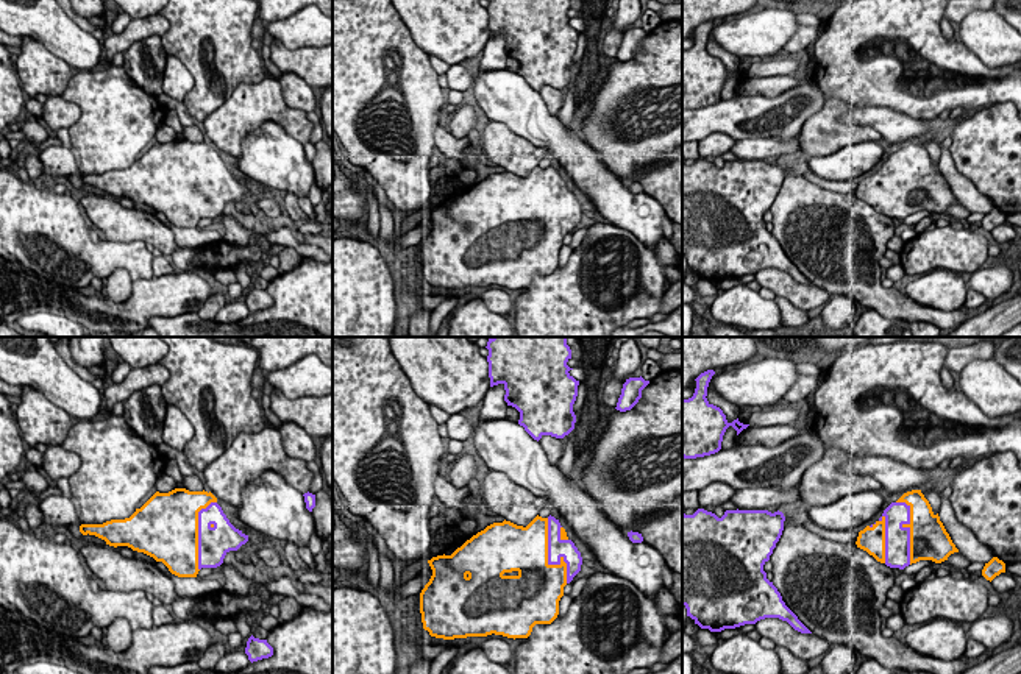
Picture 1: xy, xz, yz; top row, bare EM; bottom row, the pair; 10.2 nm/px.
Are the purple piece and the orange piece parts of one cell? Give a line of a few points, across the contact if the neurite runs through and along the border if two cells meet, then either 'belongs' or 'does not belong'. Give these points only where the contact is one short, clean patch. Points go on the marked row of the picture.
does not belong

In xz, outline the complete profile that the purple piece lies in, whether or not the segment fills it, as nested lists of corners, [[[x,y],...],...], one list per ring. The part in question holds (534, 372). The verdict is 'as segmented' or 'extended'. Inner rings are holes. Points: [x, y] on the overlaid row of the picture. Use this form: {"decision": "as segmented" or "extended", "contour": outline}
{"decision": "as segmented", "contour": [[[492,337],[487,342],[490,387],[503,384],[507,406],[520,412],[518,424],[534,438],[543,435],[564,438],[575,429],[573,404],[578,396],[576,381],[567,365],[571,349],[567,337]]]}

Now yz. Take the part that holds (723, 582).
{"decision": "as segmented", "contour": [[[704,509],[693,515],[682,515],[682,605],[695,624],[710,632],[735,629],[745,624],[756,624],[765,618],[787,621],[801,633],[812,633],[798,616],[785,605],[777,588],[767,579],[763,565],[770,560],[776,543],[784,530],[785,516],[782,512],[768,510],[726,510],[721,518]]]}

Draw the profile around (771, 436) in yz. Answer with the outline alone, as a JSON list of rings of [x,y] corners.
[[[777,424],[777,426],[767,426],[767,427],[751,427],[748,426],[738,434],[738,443],[752,446],[752,445],[763,445],[768,448],[774,448],[782,442],[798,435],[801,431],[799,426],[790,424]]]

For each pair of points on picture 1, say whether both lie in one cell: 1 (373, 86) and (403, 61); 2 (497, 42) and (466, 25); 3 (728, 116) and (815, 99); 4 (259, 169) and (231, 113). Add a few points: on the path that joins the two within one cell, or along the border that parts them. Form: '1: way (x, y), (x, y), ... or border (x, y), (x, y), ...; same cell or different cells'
1: way (381, 83), (395, 69); same cell
2: border (489, 36), (481, 50); different cells
3: way (750, 116), (782, 116), (793, 106); same cell
4: border (278, 124), (263, 122), (252, 130), (236, 158); different cells

